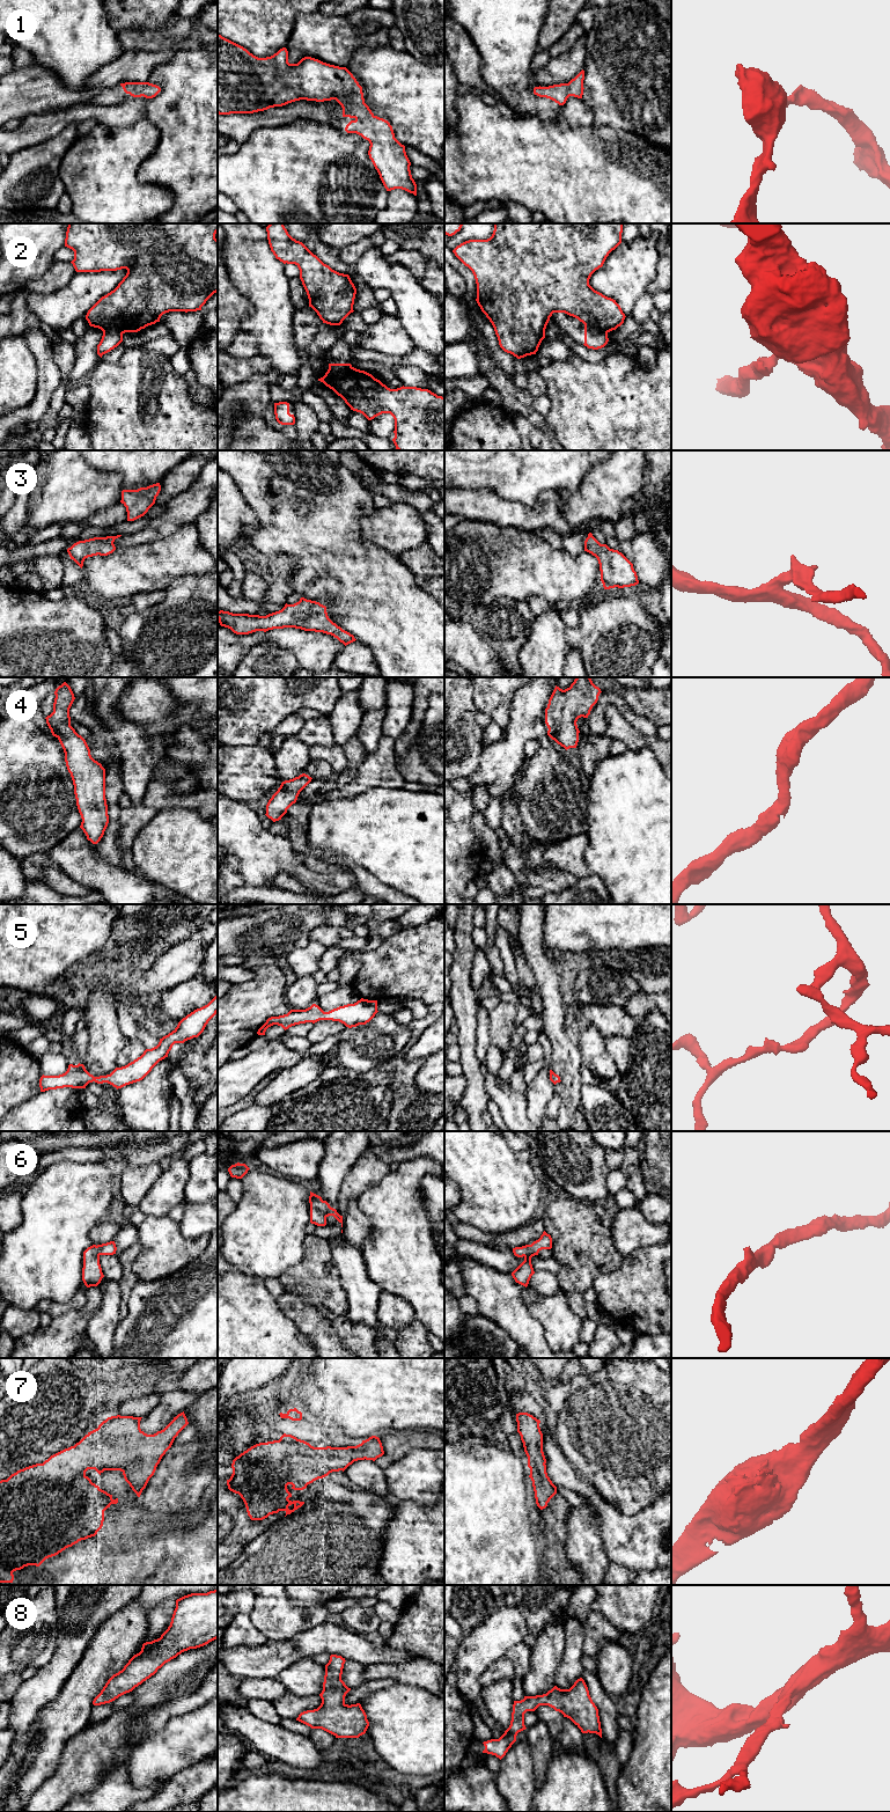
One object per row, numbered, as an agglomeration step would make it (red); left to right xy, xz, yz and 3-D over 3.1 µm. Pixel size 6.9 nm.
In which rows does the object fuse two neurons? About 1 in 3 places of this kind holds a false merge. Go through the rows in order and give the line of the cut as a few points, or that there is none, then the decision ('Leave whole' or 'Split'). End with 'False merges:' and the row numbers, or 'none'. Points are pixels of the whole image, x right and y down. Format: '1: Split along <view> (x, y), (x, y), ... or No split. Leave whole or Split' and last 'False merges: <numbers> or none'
1: No split. Leave whole
2: Split along xz (351, 365), (338, 374), (329, 369). Split
3: No split. Leave whole
4: No split. Leave whole
5: No split. Leave whole
6: No split. Leave whole
7: No split. Leave whole
8: No split. Leave whole
False merges: 2

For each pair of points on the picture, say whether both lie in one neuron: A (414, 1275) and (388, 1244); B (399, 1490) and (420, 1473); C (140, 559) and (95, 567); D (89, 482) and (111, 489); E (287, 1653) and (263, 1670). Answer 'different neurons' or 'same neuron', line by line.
A: same neuron
B: same neuron
C: same neuron
D: same neuron
E: same neuron

